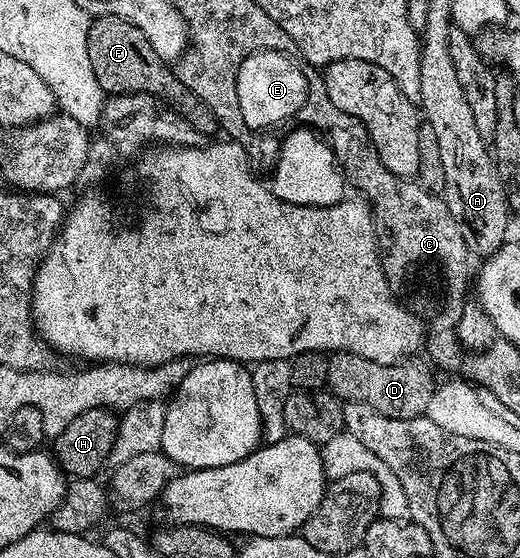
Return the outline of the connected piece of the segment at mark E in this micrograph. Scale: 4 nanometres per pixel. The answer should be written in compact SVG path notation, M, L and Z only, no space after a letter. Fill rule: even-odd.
M258 50L250 56L244 58L239 66L237 74L236 92L238 96L238 106L242 112L243 121L252 130L268 130L272 125L278 124L288 118L293 119L301 110L307 96L306 72L302 72L299 66L288 54L278 53L276 50Z

